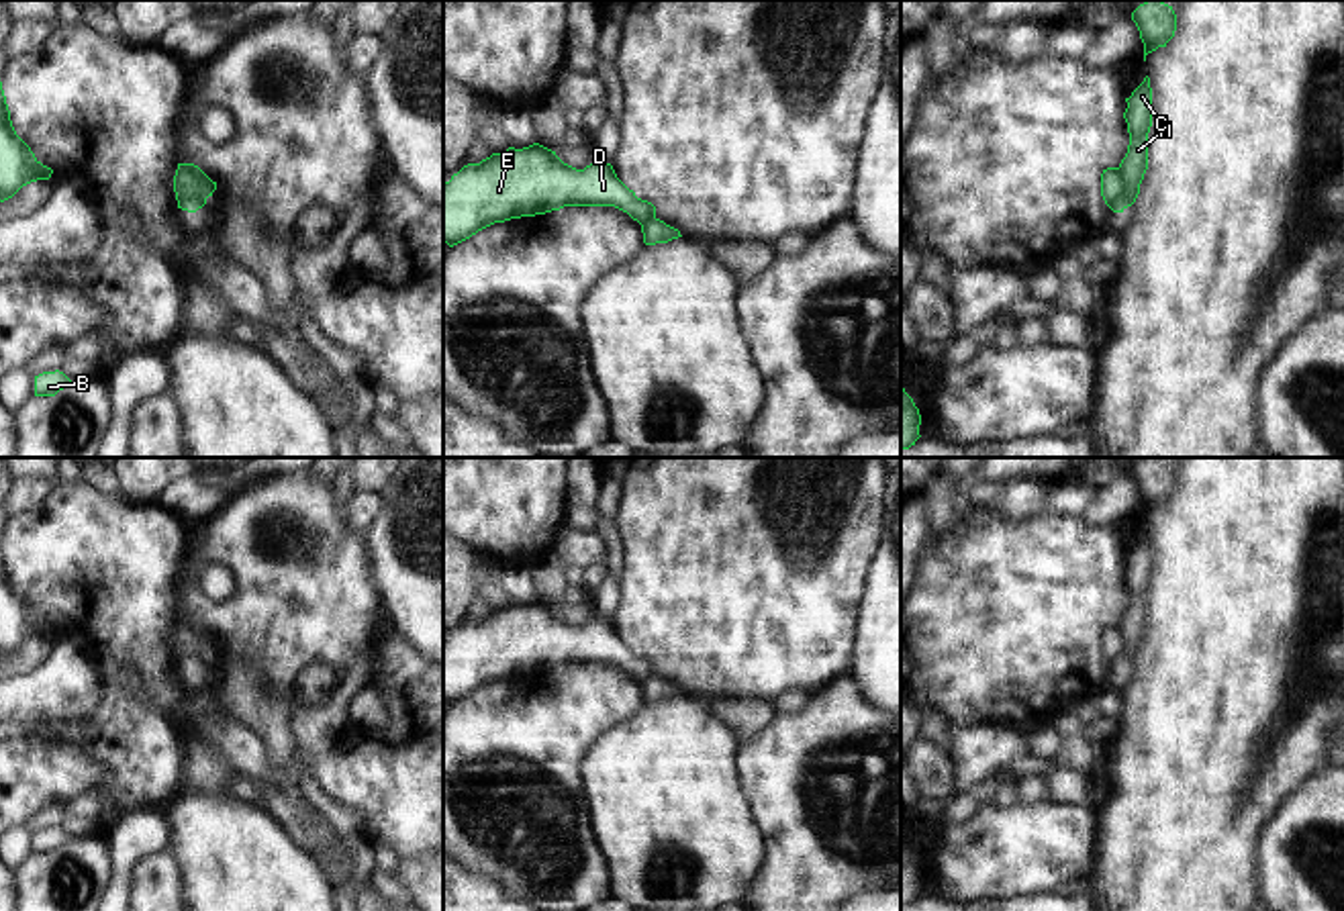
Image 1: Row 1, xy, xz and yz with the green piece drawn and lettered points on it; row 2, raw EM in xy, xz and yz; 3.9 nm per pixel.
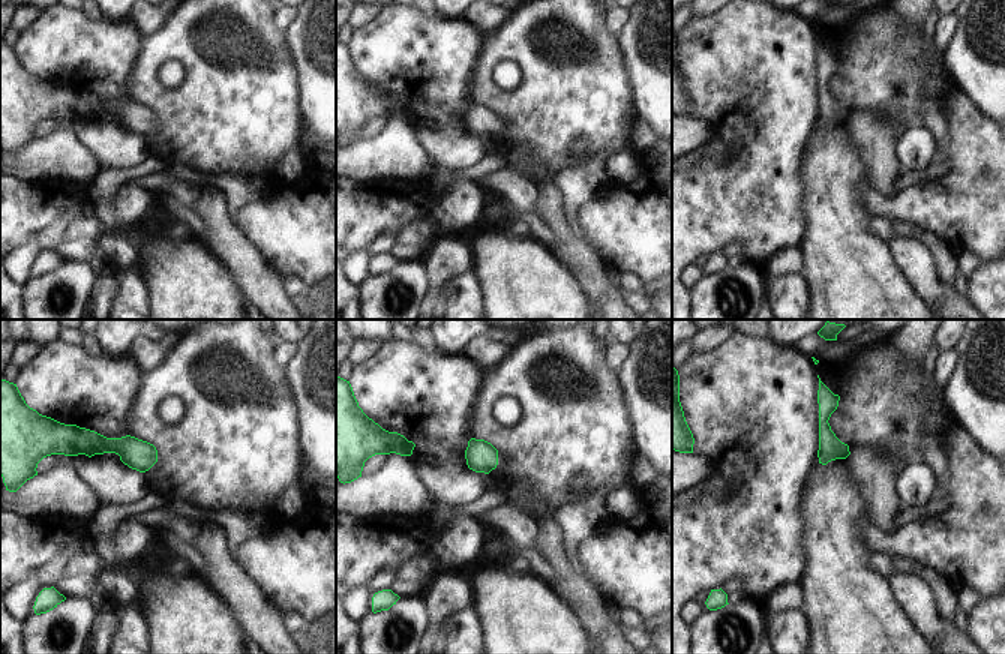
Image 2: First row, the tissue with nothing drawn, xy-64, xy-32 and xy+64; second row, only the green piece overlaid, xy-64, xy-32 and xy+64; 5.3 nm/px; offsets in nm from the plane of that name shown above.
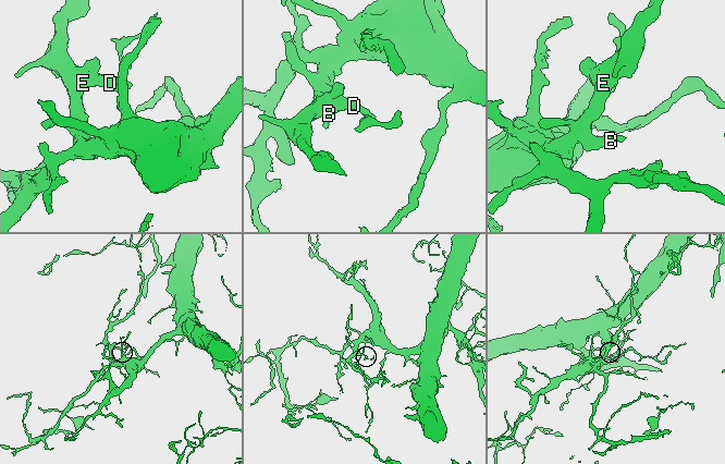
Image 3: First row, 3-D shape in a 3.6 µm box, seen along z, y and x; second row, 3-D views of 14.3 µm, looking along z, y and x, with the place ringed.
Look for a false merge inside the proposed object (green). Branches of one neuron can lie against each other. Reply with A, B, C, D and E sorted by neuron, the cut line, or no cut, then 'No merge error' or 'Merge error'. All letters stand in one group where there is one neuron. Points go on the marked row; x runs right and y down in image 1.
Groups: A C / B D E. Split along yz (1118, 168), (1126, 207). Merge error.

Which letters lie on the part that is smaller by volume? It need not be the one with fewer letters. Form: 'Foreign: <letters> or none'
Foreign: A, C

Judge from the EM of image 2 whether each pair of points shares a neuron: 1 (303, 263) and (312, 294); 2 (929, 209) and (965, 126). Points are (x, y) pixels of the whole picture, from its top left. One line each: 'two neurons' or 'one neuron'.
1: two neurons
2: one neuron

